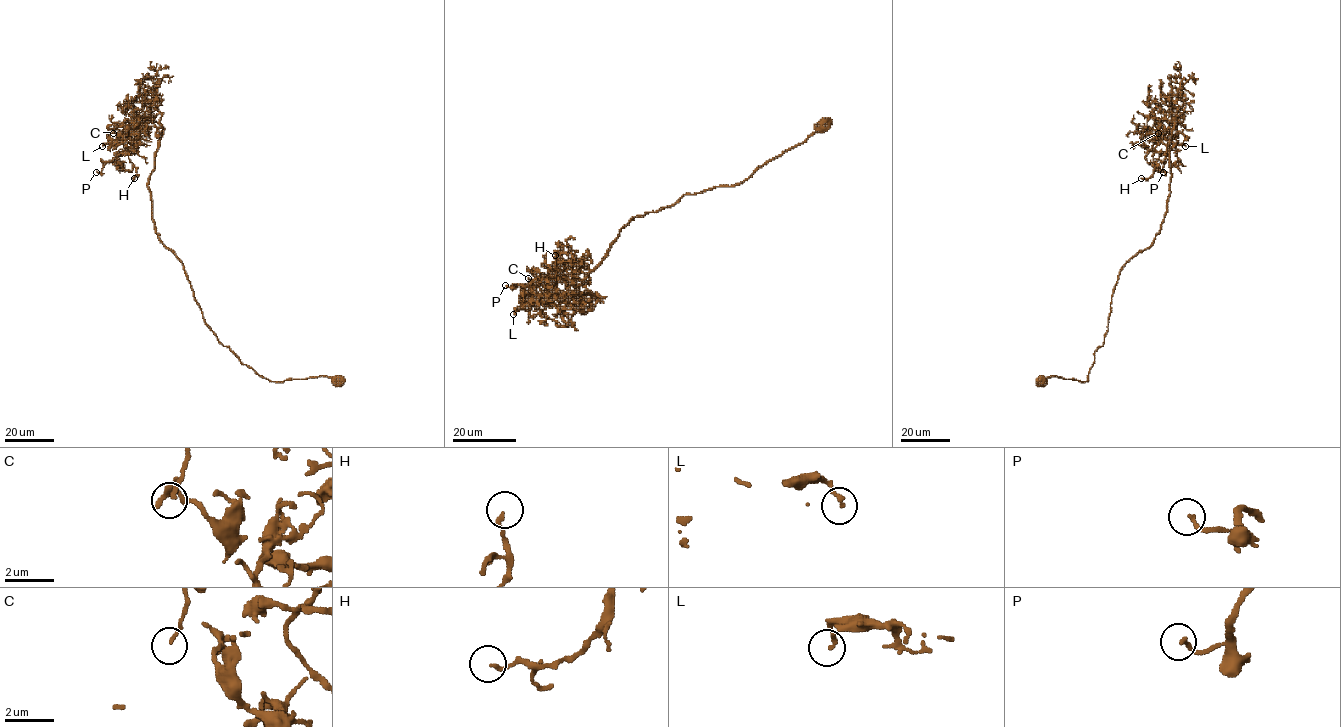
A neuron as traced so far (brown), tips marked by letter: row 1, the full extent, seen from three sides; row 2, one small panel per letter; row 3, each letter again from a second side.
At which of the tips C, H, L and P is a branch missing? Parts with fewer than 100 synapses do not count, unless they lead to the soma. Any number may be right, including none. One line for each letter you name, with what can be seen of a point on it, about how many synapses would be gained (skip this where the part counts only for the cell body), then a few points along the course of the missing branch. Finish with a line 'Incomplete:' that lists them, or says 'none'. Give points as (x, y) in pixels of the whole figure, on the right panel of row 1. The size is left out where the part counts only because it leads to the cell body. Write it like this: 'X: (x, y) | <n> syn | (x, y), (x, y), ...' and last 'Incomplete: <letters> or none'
Incomplete: none

